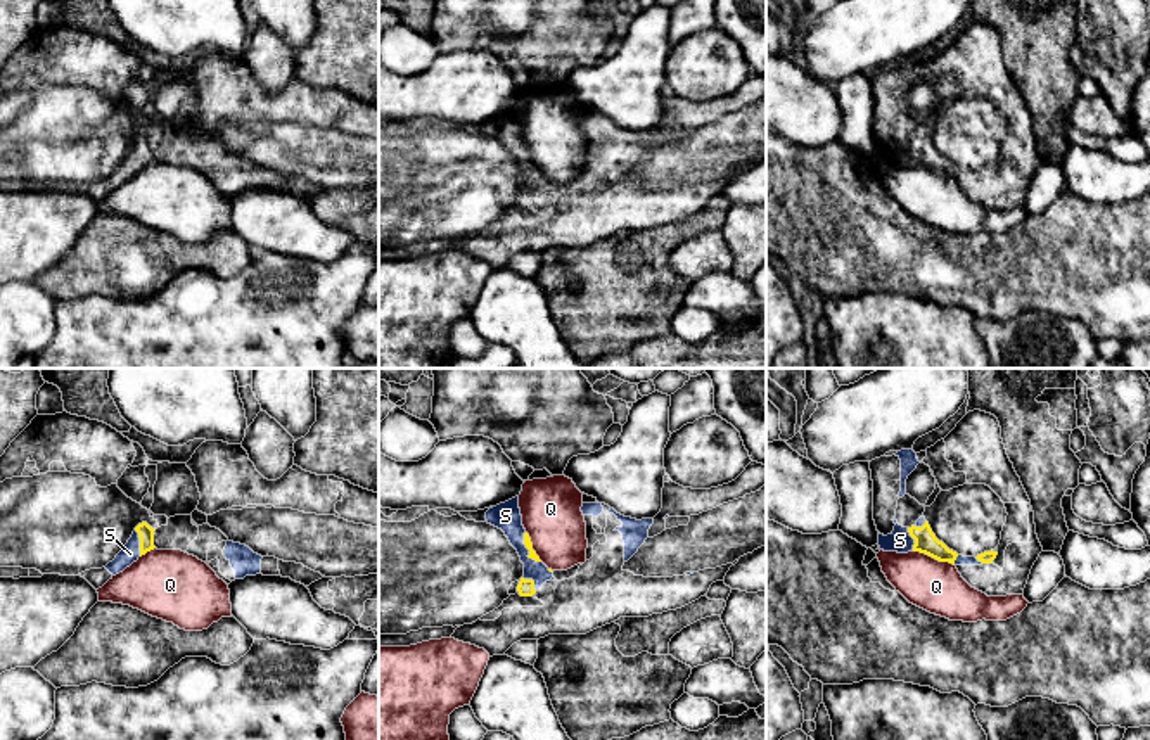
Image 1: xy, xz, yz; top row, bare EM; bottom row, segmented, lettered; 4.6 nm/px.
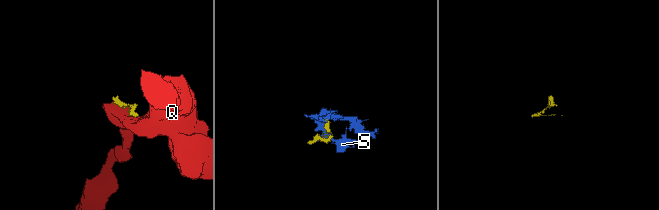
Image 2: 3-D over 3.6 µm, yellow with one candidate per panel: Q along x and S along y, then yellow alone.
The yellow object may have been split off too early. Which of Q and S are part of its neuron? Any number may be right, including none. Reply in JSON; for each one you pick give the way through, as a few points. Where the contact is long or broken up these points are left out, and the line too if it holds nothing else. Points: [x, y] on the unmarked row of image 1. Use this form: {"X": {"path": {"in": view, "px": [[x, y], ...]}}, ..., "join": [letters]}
{"join": ["S"]}

